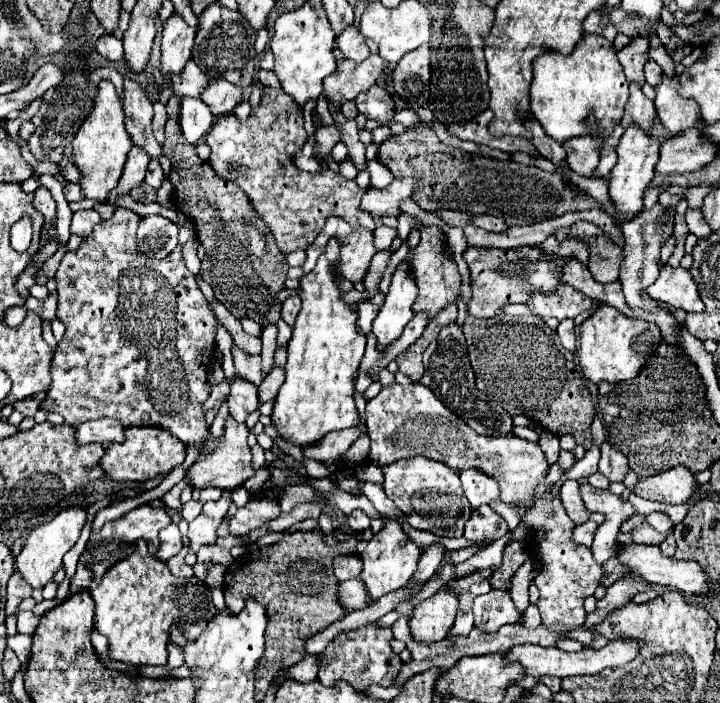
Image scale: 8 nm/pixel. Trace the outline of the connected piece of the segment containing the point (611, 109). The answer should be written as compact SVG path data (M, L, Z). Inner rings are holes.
M584 34L572 54L542 52L532 64L534 78L530 84L530 110L542 124L548 136L564 142L574 136L588 134L584 118L594 112L596 120L606 132L612 132L614 124L622 118L628 100L628 80L616 58L616 48L600 34Z

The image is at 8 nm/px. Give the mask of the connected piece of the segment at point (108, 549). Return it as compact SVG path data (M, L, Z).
M140 506L140 508L124 514L124 516L118 518L118 520L106 522L104 528L102 528L102 532L88 542L90 548L86 550L86 554L82 556L82 560L92 568L94 580L98 580L98 578L110 568L110 564L116 564L118 560L124 558L124 542L134 542L134 540L138 540L138 538L144 538L144 540L148 540L148 550L150 550L150 554L156 554L156 552L158 552L158 544L160 544L158 532L160 532L162 528L166 528L166 524L170 524L170 522L172 522L172 520L170 520L170 516L166 514L166 510L154 508L154 506Z

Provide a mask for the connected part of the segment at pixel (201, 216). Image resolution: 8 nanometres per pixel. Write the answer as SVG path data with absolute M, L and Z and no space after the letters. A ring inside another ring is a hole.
M172 96L166 104L168 122L166 122L166 142L162 146L162 154L168 156L172 164L178 168L178 172L170 176L172 184L176 186L174 204L188 220L192 220L196 228L196 236L200 244L206 248L206 258L202 260L200 274L204 282L208 282L214 288L216 300L222 302L236 318L248 316L260 322L260 326L278 322L280 306L276 306L276 292L284 288L286 272L290 266L286 258L280 254L272 232L254 212L242 188L222 180L214 172L214 168L210 168L208 162L202 162L198 158L196 146L186 142L178 124L178 108L180 108L180 96ZM244 222L252 222L258 228L258 232L266 238L264 258L256 258L252 256L252 252L248 252L246 232L242 228Z

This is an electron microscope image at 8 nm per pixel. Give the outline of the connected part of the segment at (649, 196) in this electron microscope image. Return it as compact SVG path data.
M658 186L658 188L652 188L644 193L643 203L644 209L651 208L657 203L659 195L666 191L669 186Z

